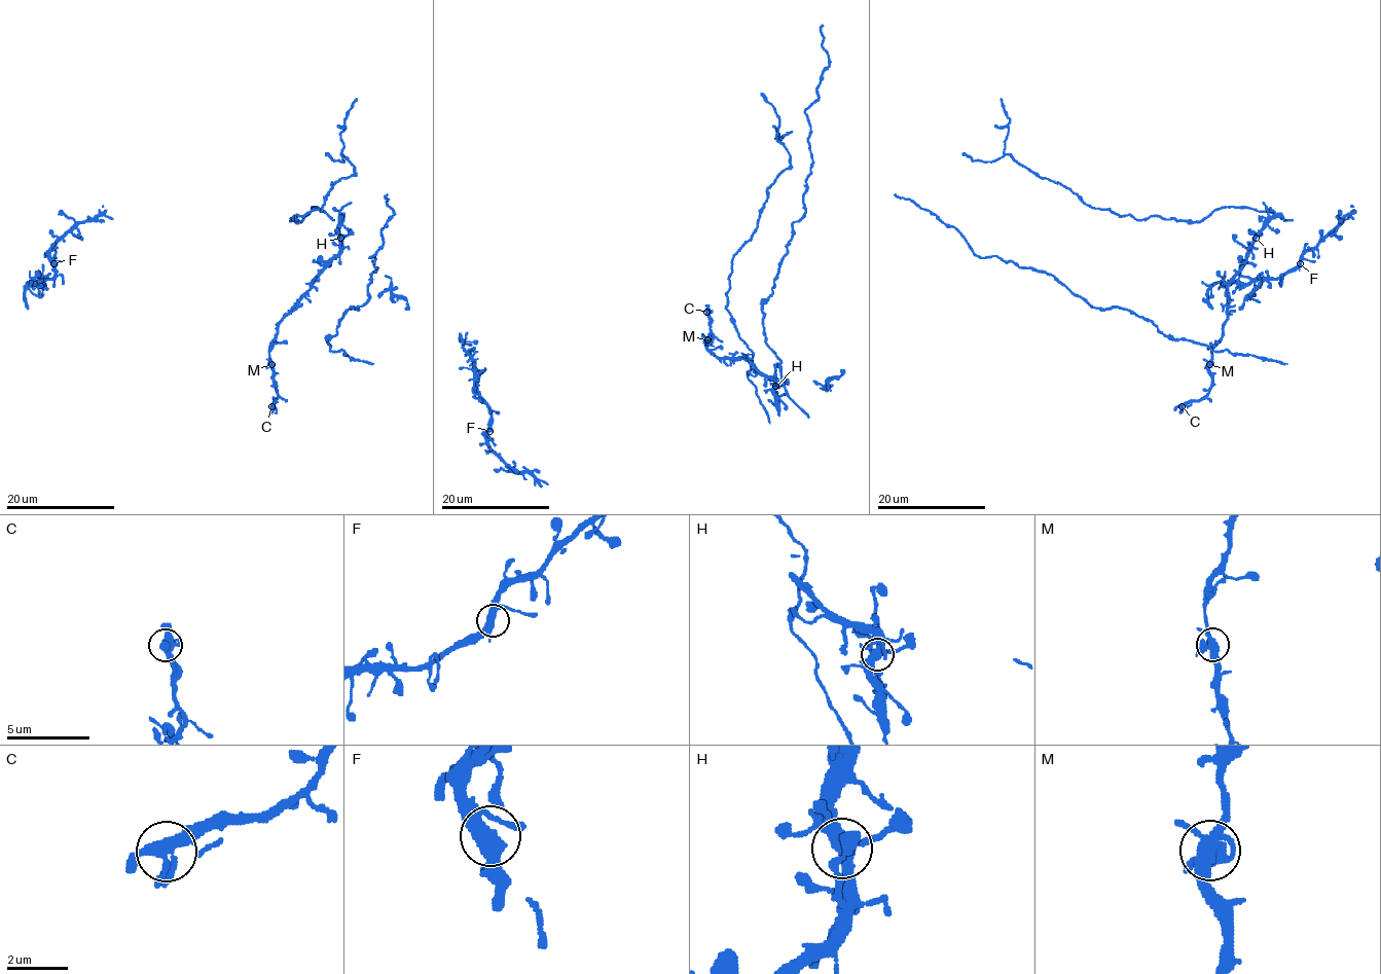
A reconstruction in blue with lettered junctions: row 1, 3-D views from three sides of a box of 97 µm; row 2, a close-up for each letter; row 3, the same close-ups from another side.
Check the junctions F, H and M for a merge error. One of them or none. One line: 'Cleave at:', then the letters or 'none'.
Cleave at: none

